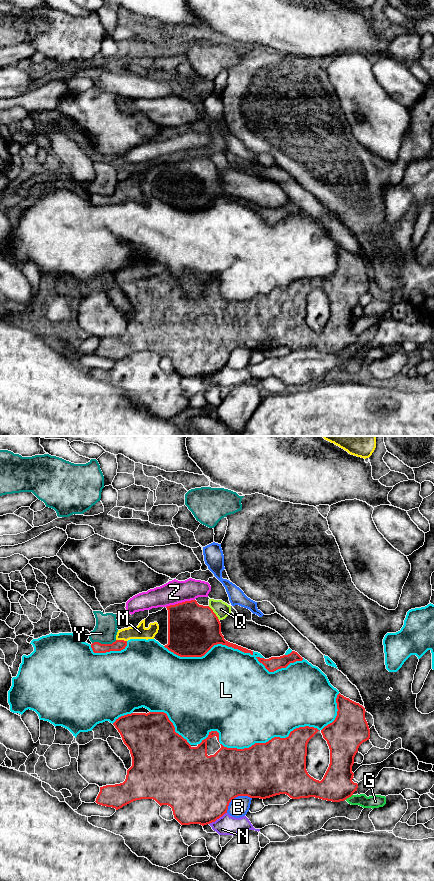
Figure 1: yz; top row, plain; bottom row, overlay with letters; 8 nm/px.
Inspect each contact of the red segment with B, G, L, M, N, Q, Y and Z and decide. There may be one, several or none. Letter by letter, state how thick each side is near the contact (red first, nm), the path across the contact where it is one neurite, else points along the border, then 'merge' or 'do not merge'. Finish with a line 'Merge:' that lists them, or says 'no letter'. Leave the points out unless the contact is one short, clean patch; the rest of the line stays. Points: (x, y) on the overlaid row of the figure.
B: calibres 460 and 160 nm; do not merge
G: calibres 260 and 110 nm; do not merge
L: calibres 440 and 500 nm; do not merge
M: calibres 90 and 110 nm; way yz (118, 645), (121, 640), (128, 633), (140, 632); merge
N: calibres 500 and 160 nm; border yz (226, 812), (209, 824); do not merge
Q: calibres 420 and 120 nm; do not merge
Y: calibres 90 and 190 nm; do not merge
Z: calibres 420 and 190 nm; border yz (194, 599), (170, 604), (166, 607); do not merge
Merge: M

